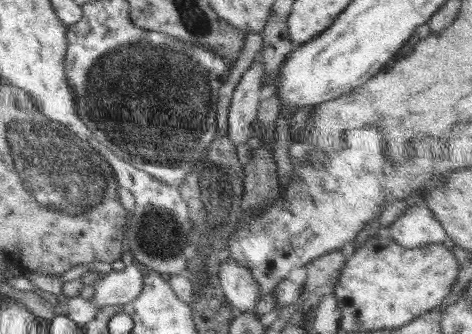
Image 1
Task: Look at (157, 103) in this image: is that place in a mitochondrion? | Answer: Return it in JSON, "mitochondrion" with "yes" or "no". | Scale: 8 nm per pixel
{"mitochondrion":"yes"}

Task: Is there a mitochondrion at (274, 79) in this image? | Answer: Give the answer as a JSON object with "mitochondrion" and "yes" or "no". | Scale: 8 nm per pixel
{"mitochondrion":"no"}

